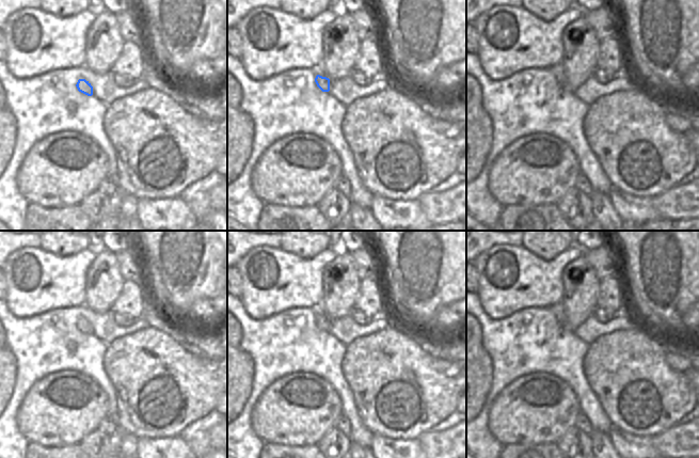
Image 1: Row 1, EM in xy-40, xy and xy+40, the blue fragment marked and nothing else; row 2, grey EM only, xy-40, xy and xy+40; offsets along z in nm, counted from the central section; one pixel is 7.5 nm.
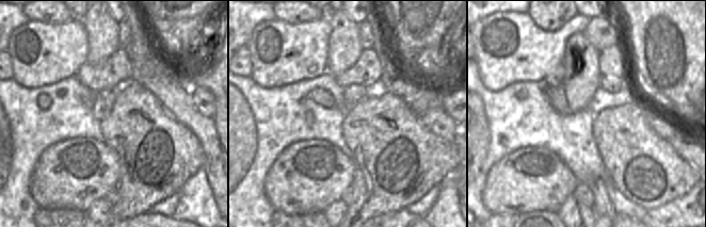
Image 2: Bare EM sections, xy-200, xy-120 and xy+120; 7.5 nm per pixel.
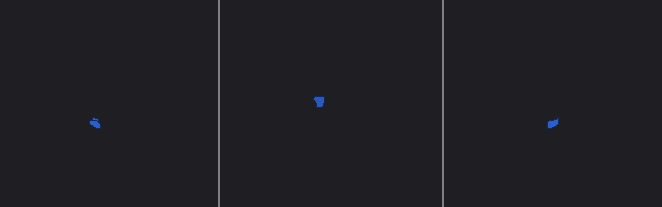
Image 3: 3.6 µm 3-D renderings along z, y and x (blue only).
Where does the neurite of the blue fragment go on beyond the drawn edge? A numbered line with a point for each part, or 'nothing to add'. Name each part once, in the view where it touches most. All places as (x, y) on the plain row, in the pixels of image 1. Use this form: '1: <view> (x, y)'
1: xy (318, 309)

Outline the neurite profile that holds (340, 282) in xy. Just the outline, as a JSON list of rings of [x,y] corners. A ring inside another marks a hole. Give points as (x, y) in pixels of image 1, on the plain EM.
[[[351,252],[338,255],[323,270],[323,311],[329,318],[351,314],[361,279],[358,277]]]

